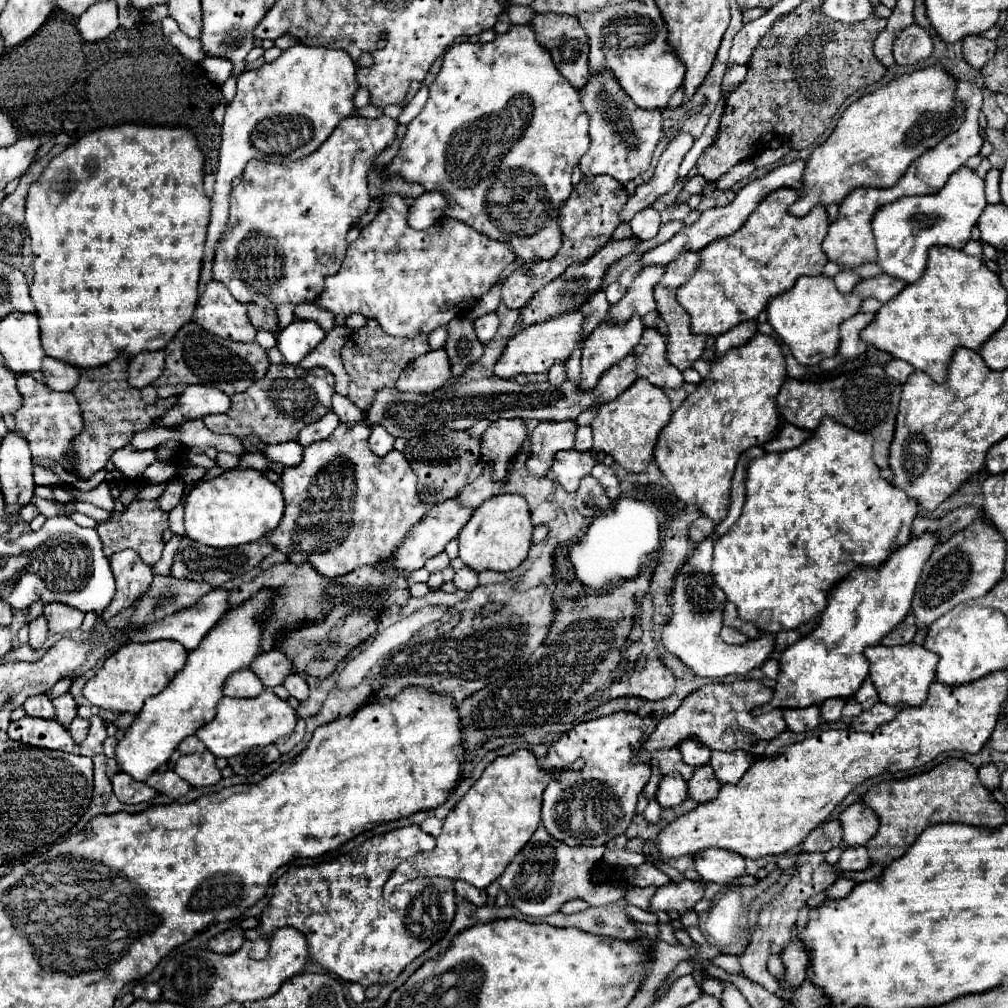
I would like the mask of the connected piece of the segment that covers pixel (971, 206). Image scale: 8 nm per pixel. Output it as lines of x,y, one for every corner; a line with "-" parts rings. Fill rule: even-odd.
962,167
950,175
948,183
938,193
902,197
896,203
884,205
872,221
878,247
878,265
884,273
896,279
908,283
918,281
926,271
928,251
932,247
962,249
970,241
970,231
986,205
984,179
970,167

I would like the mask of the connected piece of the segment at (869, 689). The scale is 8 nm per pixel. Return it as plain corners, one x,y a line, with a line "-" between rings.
866,679
866,681
862,683
862,687
856,691
854,699
862,705
862,709
864,709
864,711
866,711
866,709
870,709
874,703
878,703
878,693
874,691
874,685
870,683
870,679

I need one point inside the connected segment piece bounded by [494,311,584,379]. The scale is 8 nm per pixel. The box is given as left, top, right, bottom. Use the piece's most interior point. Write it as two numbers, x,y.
535,349

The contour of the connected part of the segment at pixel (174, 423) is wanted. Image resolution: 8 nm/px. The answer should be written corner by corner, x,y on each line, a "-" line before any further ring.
186,387
178,395
178,401
156,423
166,429
174,429
190,419
202,419
212,413
226,413
230,409
230,397
222,395
216,387

